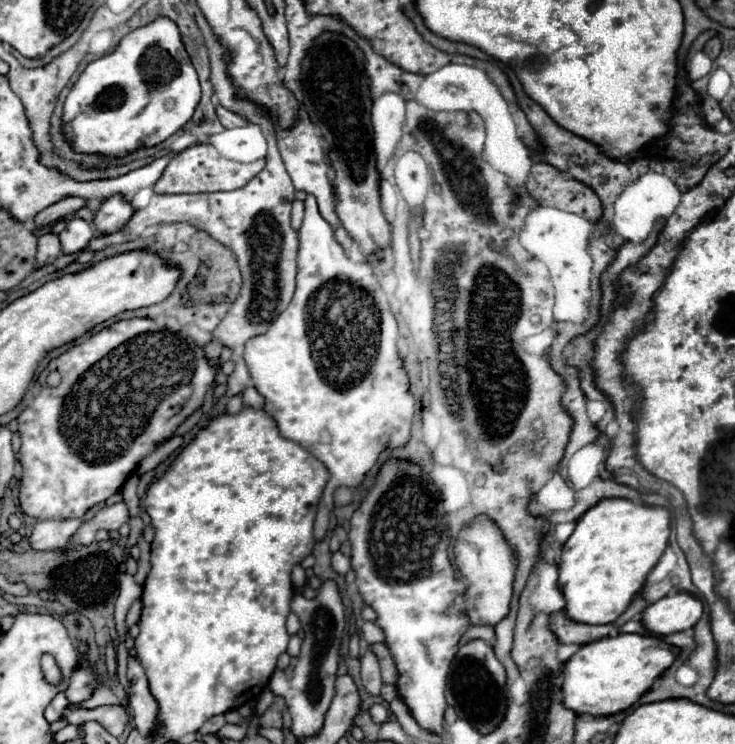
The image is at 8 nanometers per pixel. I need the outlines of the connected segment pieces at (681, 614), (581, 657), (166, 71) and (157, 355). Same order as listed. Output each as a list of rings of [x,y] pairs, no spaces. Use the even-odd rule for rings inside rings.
[[[674,592],[650,604],[642,612],[642,624],[652,634],[674,634],[690,630],[702,616],[702,602],[686,592]]]
[[[618,634],[614,638],[602,638],[584,644],[570,660],[564,662],[562,704],[576,714],[610,716],[630,708],[652,682],[672,664],[676,648],[668,648],[654,636]]]
[[[156,18],[152,24],[146,24],[144,28],[136,28],[134,32],[126,34],[112,54],[106,54],[86,66],[86,70],[80,74],[78,82],[66,96],[62,128],[74,152],[124,158],[138,148],[156,146],[170,138],[174,132],[178,132],[192,118],[192,112],[196,110],[198,102],[198,76],[192,68],[192,62],[188,60],[188,54],[184,52],[180,32],[176,24],[172,24],[172,20]],[[166,100],[174,100],[174,106],[166,108]]]
[[[150,318],[120,320],[110,328],[86,338],[82,344],[68,348],[58,358],[50,360],[40,374],[40,394],[18,416],[20,432],[20,506],[36,520],[66,520],[82,518],[88,508],[108,500],[128,476],[136,470],[142,458],[152,454],[164,438],[204,402],[208,386],[214,382],[214,368],[206,362],[202,348],[180,340],[168,330],[148,330]],[[58,370],[62,382],[56,388],[46,384],[46,374]]]

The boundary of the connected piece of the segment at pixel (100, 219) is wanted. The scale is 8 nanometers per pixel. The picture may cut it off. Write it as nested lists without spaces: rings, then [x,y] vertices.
[[[112,196],[108,198],[100,210],[94,216],[94,228],[96,228],[96,236],[108,236],[112,232],[118,232],[132,216],[132,206],[130,202],[126,202],[122,196]]]

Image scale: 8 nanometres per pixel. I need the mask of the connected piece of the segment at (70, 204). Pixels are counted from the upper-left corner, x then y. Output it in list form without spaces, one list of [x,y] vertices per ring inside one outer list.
[[[72,196],[72,198],[64,198],[64,200],[60,200],[60,202],[52,204],[50,208],[38,212],[38,214],[34,216],[34,224],[36,224],[38,228],[50,226],[50,224],[62,220],[64,216],[68,216],[68,214],[72,214],[72,212],[84,208],[84,206],[86,206],[86,202],[80,200],[80,198],[74,198],[74,196]]]

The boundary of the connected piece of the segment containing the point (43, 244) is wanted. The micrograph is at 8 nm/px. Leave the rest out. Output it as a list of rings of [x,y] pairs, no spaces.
[[[48,232],[38,238],[38,252],[36,252],[36,268],[52,264],[60,256],[60,240],[56,234]]]

